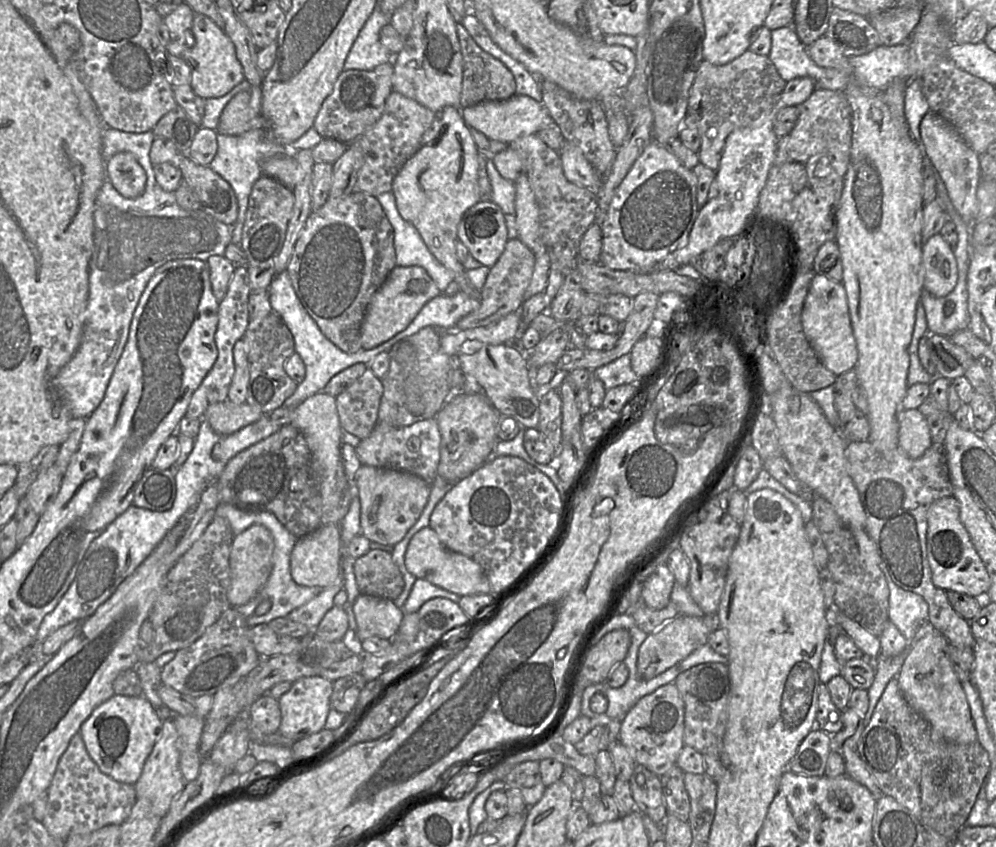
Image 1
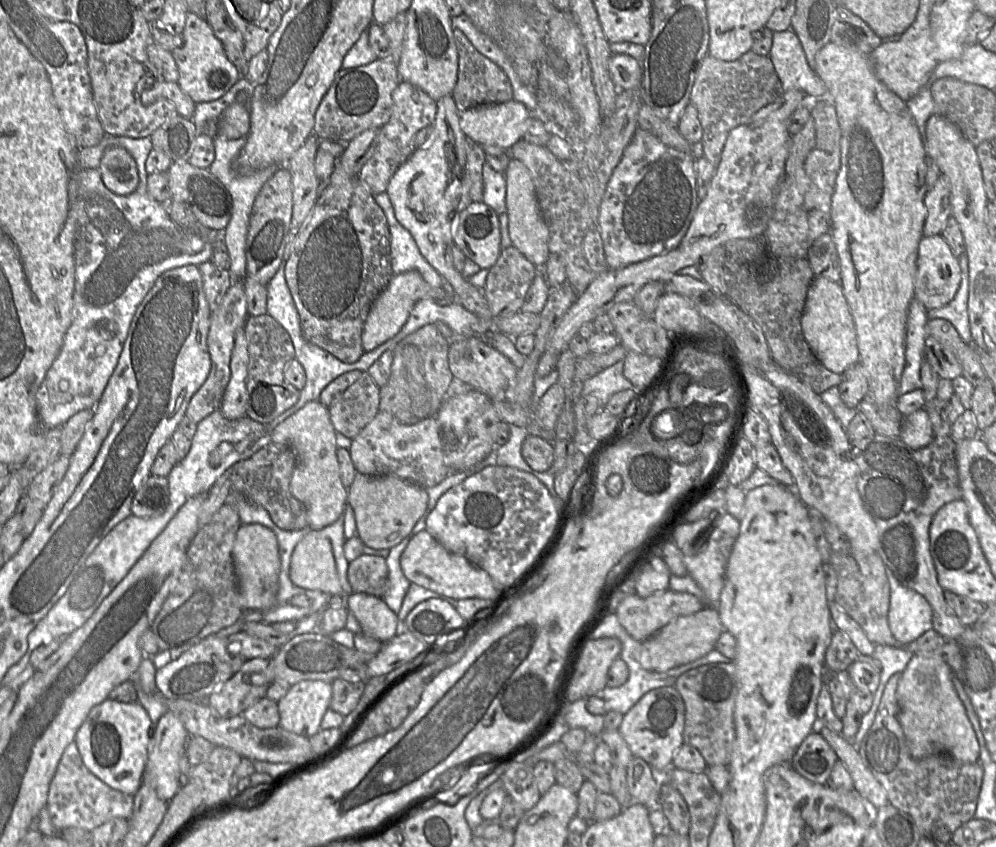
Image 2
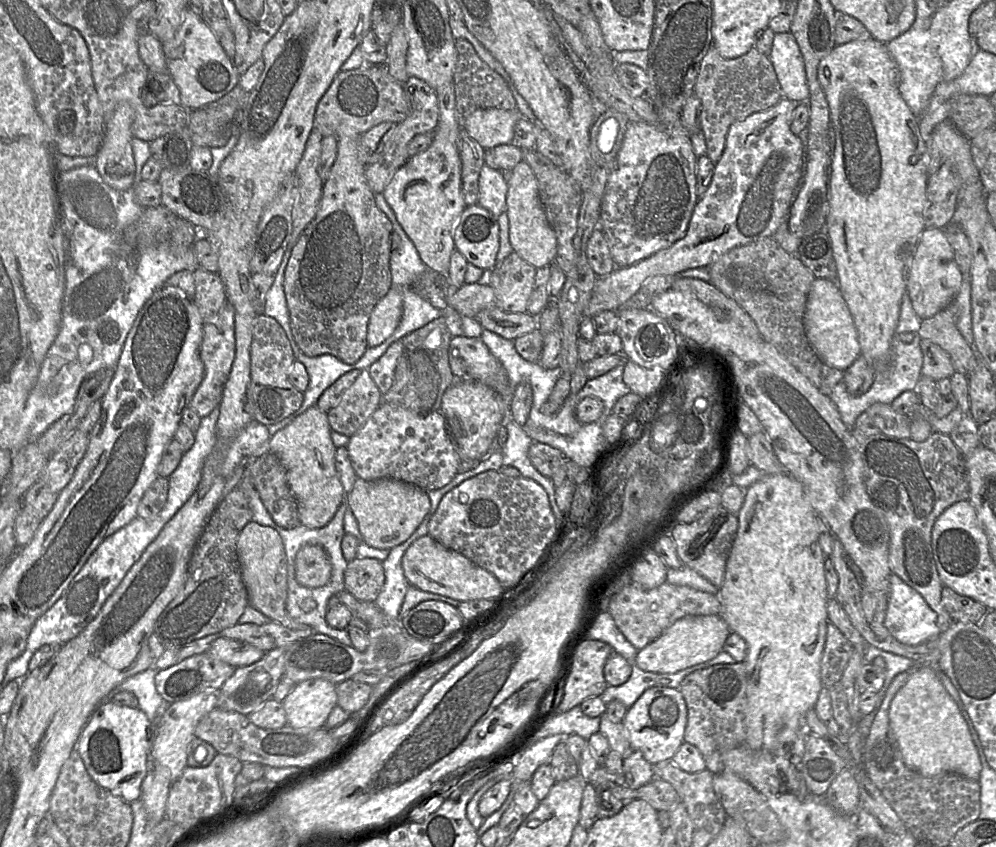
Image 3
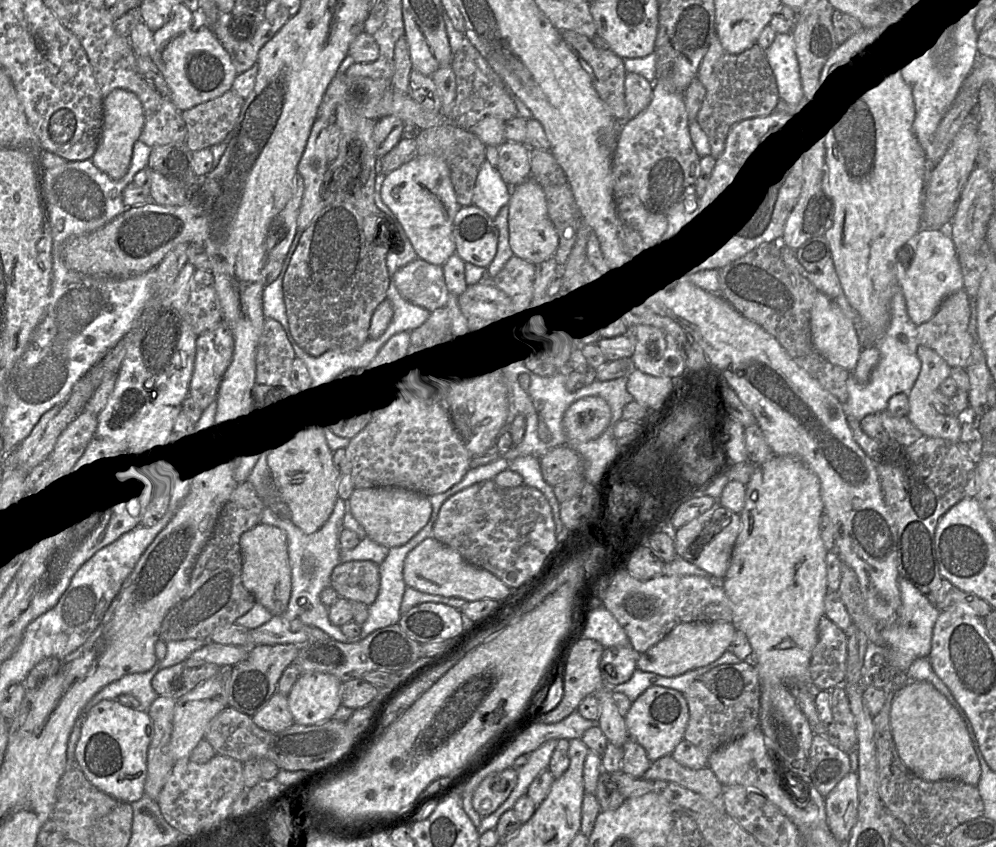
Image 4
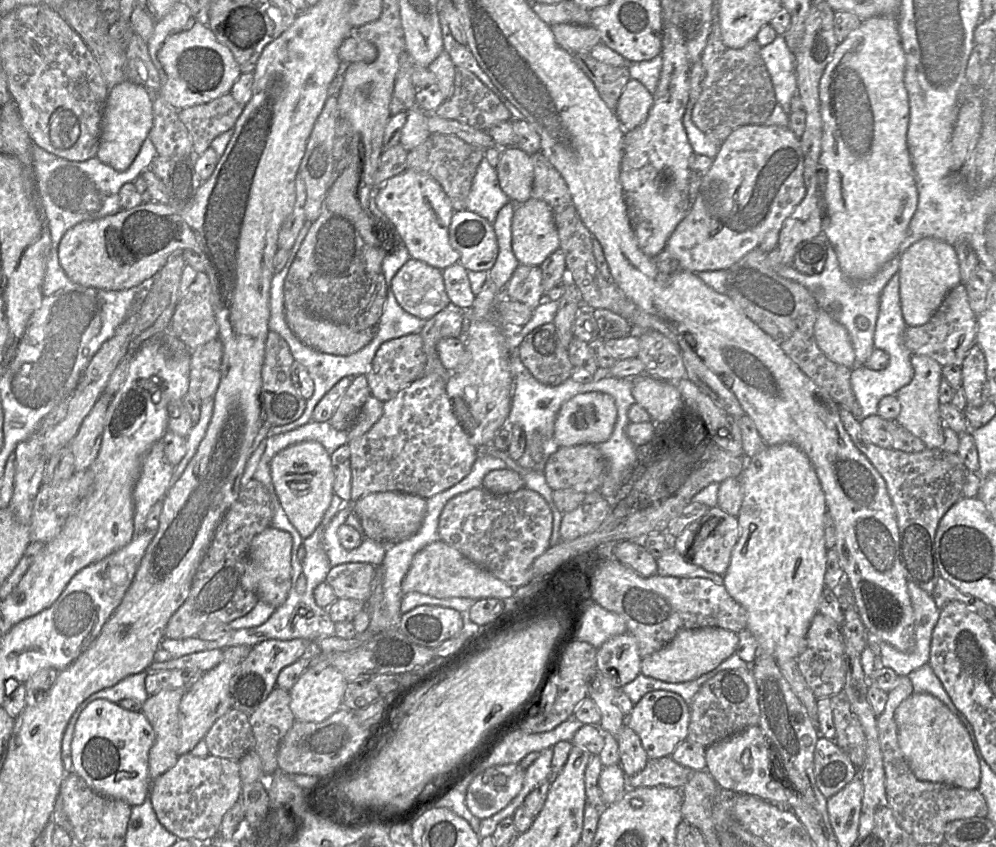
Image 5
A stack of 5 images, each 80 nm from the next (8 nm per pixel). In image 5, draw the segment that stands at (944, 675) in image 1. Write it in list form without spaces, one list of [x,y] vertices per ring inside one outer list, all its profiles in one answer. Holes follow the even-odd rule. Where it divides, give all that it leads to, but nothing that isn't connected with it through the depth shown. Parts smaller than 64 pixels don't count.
[[[914,692],[895,710],[898,743],[913,774],[922,781],[939,782],[964,789],[977,789],[980,764],[971,738],[950,709],[938,698]]]

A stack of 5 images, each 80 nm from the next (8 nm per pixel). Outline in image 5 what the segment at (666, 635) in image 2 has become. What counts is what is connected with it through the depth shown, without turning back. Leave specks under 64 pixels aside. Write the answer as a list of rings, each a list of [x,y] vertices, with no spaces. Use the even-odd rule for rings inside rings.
[[[723,628],[682,629],[663,648],[641,659],[641,674],[668,683],[695,680],[733,655],[738,641],[735,632]]]

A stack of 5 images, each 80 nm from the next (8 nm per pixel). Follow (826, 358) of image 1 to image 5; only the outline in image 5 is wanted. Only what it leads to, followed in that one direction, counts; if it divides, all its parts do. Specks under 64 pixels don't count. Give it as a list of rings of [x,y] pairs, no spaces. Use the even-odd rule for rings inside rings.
[[[822,309],[818,310],[814,334],[819,348],[831,361],[850,369],[855,367],[855,353],[846,328]]]

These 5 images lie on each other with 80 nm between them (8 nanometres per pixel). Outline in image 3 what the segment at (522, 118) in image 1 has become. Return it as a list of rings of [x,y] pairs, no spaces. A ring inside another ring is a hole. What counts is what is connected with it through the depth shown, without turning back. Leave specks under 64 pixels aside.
[[[479,108],[467,118],[465,130],[484,149],[512,143],[514,127],[522,115],[517,109]]]

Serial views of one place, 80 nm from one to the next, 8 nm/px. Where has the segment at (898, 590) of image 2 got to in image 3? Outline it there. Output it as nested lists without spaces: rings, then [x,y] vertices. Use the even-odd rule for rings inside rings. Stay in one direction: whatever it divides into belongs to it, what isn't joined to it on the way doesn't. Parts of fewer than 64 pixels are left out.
[[[891,573],[890,595],[885,627],[898,642],[915,646],[937,638],[941,633],[937,615],[924,598]]]

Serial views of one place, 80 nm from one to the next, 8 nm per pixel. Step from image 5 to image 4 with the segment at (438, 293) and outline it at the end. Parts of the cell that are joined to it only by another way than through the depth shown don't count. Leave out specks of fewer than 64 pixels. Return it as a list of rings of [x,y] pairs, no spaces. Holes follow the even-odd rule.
[[[416,258],[396,271],[394,280],[404,300],[430,313],[446,306],[449,301],[442,266]]]

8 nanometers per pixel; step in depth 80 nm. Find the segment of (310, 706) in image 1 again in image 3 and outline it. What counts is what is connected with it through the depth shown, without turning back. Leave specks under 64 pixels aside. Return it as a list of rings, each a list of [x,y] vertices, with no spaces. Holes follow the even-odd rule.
[[[324,679],[297,683],[282,702],[287,724],[296,729],[317,729],[337,706],[336,685]]]

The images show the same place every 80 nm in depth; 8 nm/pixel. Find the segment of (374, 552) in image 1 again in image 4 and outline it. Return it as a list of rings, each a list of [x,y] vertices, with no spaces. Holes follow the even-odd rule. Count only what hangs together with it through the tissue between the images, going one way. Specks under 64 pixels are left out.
[[[368,560],[340,563],[330,582],[341,598],[370,606],[379,593],[379,565]]]

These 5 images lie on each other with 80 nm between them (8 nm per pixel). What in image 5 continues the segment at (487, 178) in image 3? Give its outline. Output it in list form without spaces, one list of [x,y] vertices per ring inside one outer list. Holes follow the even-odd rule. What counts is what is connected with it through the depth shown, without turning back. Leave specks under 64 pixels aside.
[[[484,156],[473,178],[465,209],[493,224],[500,209],[509,202],[509,197],[500,187],[496,168]]]

